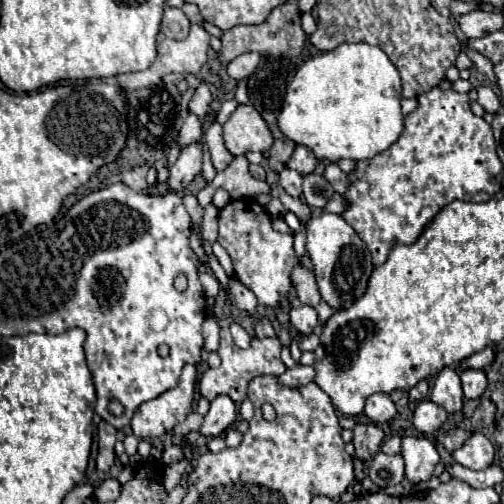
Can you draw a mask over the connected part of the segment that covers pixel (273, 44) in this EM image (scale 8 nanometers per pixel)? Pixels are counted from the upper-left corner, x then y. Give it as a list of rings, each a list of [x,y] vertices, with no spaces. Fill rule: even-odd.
[[[286,1],[284,5],[276,7],[270,13],[270,17],[260,25],[236,25],[236,27],[228,29],[222,35],[222,53],[218,55],[218,61],[226,65],[228,61],[232,61],[234,57],[238,57],[240,53],[246,53],[246,51],[258,51],[264,57],[268,57],[268,55],[294,57],[294,55],[298,55],[302,51],[302,47],[306,45],[306,39],[308,37],[306,37],[304,29],[300,27],[298,5],[294,1]]]

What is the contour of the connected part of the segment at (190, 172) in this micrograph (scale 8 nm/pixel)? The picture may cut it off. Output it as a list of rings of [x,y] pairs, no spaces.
[[[192,143],[186,149],[182,149],[180,157],[170,167],[170,177],[168,177],[170,191],[182,193],[188,187],[188,183],[200,173],[200,169],[202,169],[202,151],[198,143]]]

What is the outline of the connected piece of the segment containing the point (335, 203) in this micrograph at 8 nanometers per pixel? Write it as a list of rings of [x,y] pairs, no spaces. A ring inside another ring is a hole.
[[[334,193],[334,195],[328,199],[328,203],[324,205],[322,211],[328,211],[328,213],[342,213],[344,207],[346,207],[346,199],[344,199],[340,193]]]

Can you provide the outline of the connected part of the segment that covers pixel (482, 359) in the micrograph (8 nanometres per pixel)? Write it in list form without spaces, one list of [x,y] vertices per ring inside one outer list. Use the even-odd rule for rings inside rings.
[[[482,349],[474,355],[470,355],[468,359],[464,359],[460,365],[456,365],[456,371],[464,371],[464,367],[476,367],[476,369],[484,369],[486,365],[490,365],[494,361],[494,351],[492,349]]]

